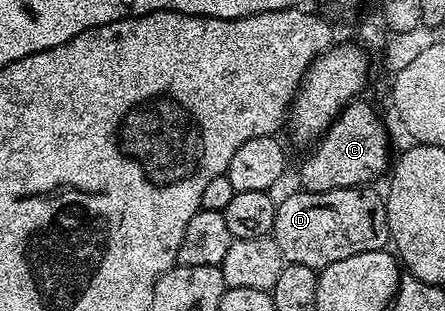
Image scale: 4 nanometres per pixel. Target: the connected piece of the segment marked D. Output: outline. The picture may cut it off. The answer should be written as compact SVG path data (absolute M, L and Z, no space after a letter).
M371 186L347 187L333 191L296 189L276 205L271 237L275 239L285 264L297 263L317 269L334 265L354 253L383 251L389 246L385 196Z

